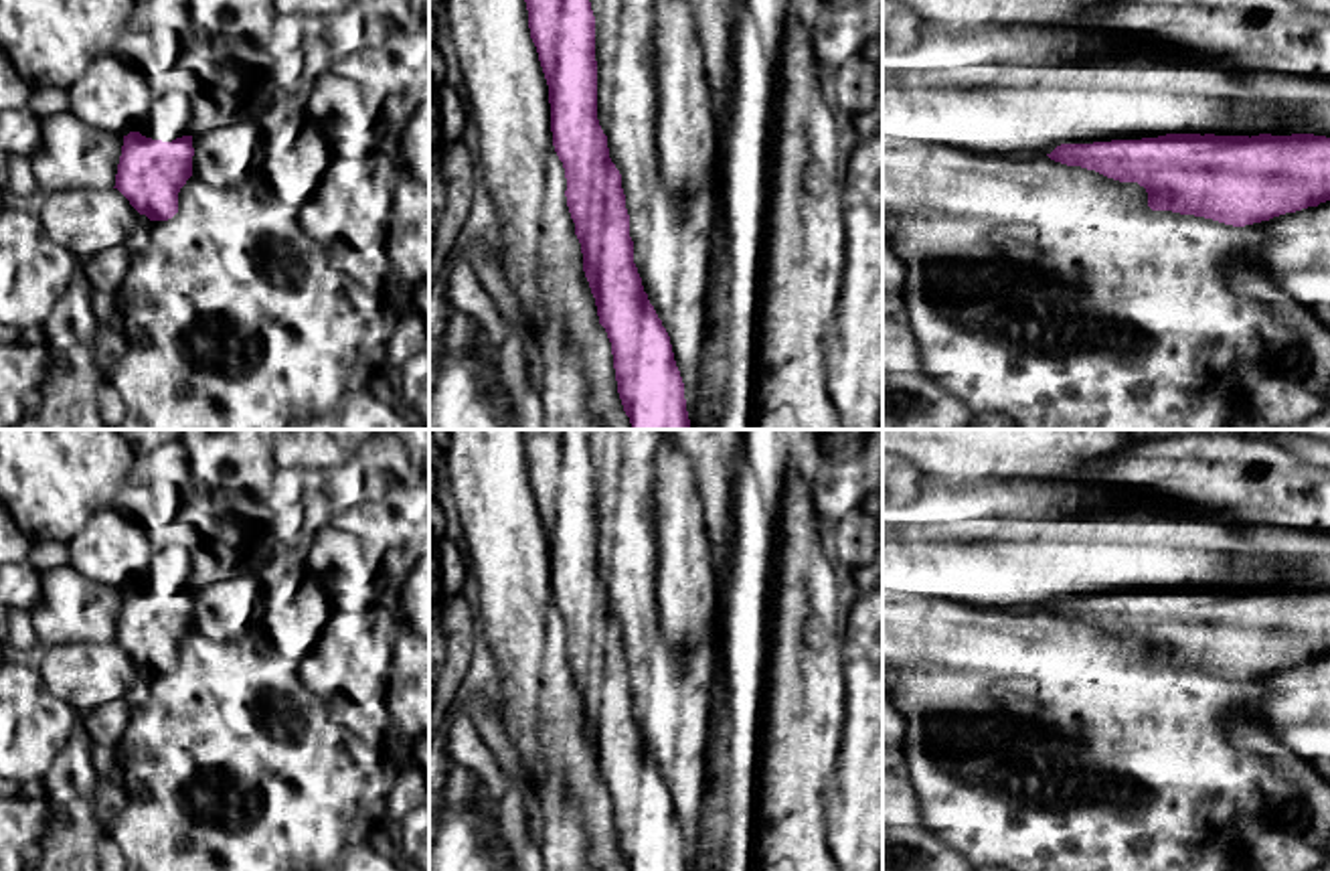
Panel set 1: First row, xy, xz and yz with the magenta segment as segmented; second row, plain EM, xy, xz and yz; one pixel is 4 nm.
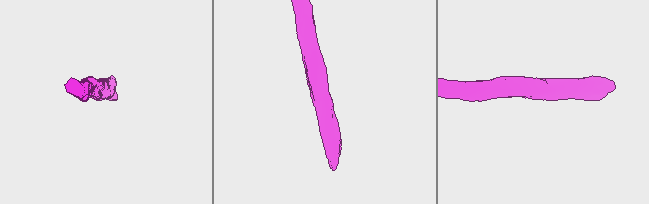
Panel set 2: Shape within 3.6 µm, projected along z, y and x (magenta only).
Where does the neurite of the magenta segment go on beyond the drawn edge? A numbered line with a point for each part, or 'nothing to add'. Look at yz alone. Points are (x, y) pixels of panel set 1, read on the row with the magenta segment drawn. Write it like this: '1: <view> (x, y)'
nothing to add

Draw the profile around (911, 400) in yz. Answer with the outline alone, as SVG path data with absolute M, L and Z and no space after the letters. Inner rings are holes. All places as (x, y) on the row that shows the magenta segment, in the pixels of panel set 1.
M883 371L883 429L970 429L972 415L923 371Z

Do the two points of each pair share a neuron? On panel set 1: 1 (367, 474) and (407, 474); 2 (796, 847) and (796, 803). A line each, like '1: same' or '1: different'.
1: same
2: same

